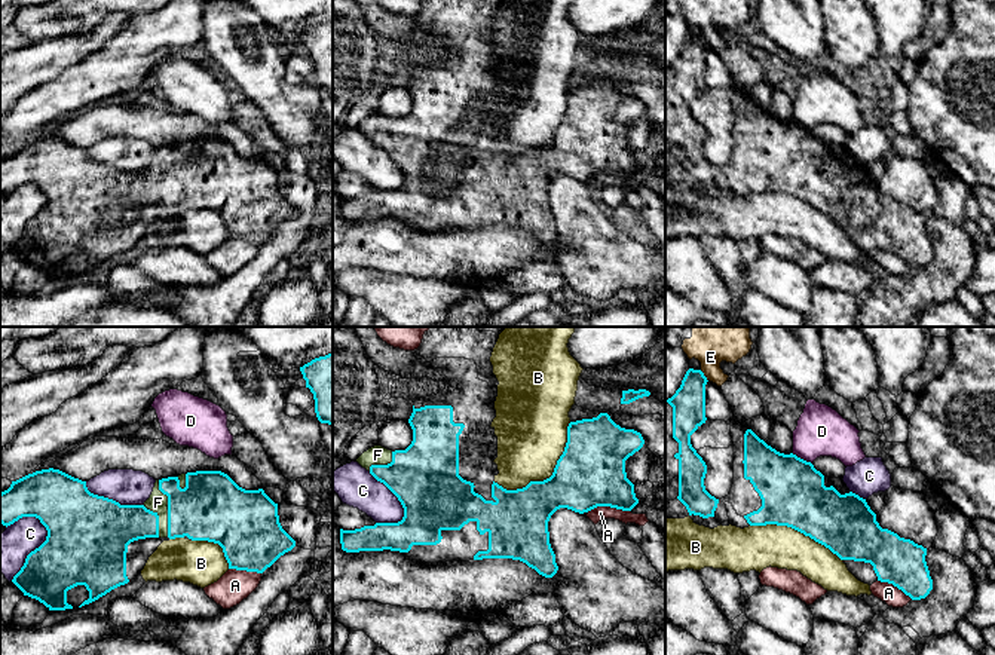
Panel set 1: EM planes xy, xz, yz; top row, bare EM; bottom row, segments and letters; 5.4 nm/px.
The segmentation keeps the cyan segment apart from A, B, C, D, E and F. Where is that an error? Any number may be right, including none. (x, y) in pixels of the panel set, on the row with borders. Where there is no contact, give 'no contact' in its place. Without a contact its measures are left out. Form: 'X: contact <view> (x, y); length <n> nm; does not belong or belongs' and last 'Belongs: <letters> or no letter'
A: contact xz (608, 505); length 240 nm; does not belong
B: contact xz (550, 477); length 550 nm; does not belong
C: contact xy (36, 548); length 380 nm; does not belong
D: contact yz (802, 459); length 130 nm; does not belong
E: contact yz (704, 376); length 80 nm; does not belong
F: contact xy (168, 508); length 300 nm; belongs
Belongs: F

